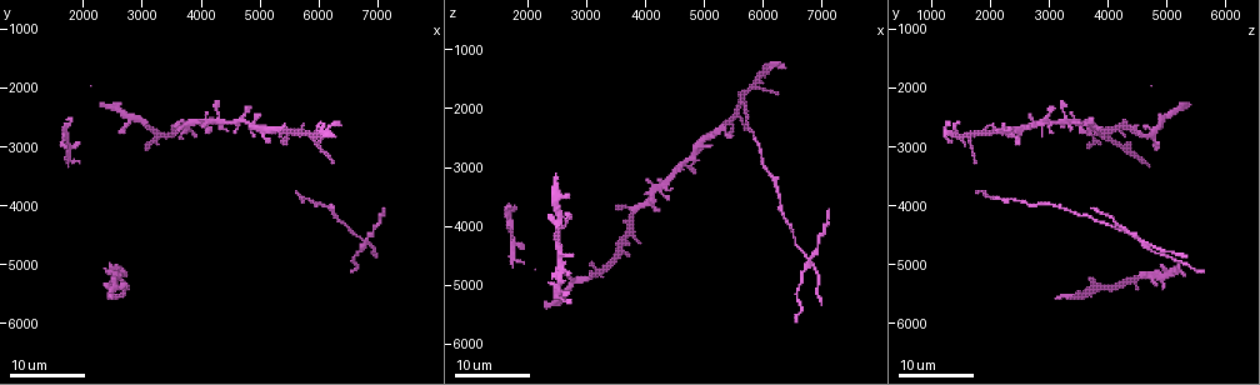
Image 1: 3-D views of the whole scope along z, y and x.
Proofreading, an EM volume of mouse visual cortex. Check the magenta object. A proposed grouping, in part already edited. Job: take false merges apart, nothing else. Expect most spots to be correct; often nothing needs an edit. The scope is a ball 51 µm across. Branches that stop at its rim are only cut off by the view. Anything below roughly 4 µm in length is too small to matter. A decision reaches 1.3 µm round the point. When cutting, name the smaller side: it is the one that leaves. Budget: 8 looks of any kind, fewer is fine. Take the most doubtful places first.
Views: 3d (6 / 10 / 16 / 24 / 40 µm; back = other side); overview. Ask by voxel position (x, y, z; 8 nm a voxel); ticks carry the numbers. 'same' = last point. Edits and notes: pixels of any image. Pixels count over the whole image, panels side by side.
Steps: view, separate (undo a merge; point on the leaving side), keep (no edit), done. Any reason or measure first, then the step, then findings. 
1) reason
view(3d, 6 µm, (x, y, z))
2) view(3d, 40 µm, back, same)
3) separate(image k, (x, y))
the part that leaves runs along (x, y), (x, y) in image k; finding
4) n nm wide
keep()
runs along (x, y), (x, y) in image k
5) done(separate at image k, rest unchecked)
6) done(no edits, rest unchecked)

looks like a crossing
view(3d, 24 µm, (6850, 4650, 4600))

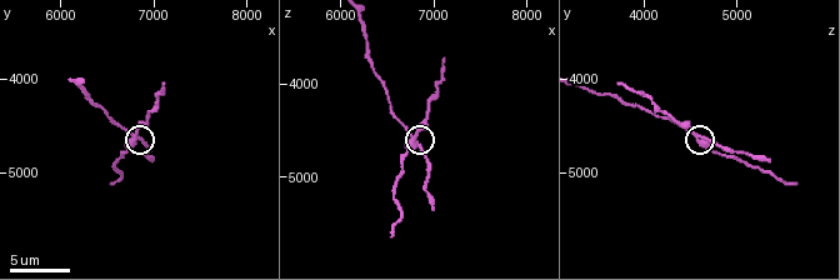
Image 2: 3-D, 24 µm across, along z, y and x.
closer look
view(3d, 10 µm, (6800, 4650, 4550))

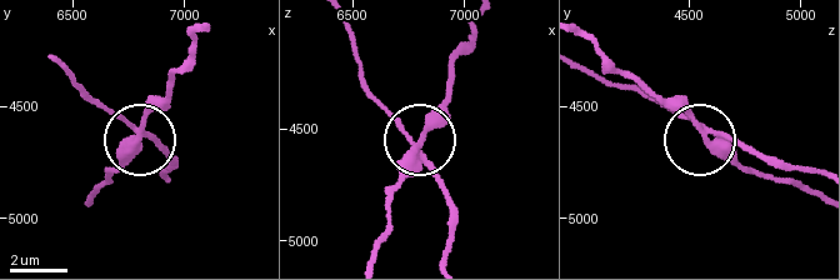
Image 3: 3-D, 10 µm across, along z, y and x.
270 nm wide
separate(image 3, (120, 118))
the part that leaves runs along (710, 133), (641, 93), (584, 71) in image 3; a second cell is stuck on

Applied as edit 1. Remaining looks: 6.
arms run side by side
view(3d, 24 µm, (5800, 2850, 1600))

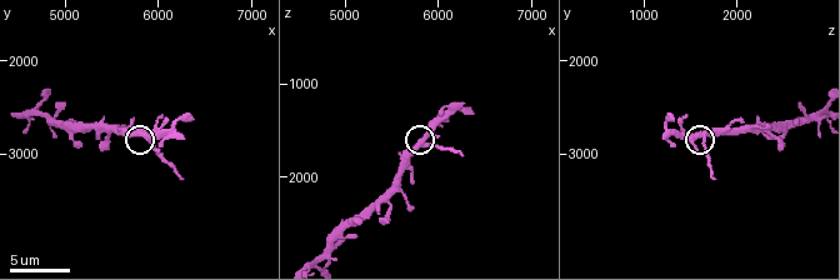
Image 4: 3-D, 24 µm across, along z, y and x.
view(3d, 10 µm, (5850, 2800, 1600))

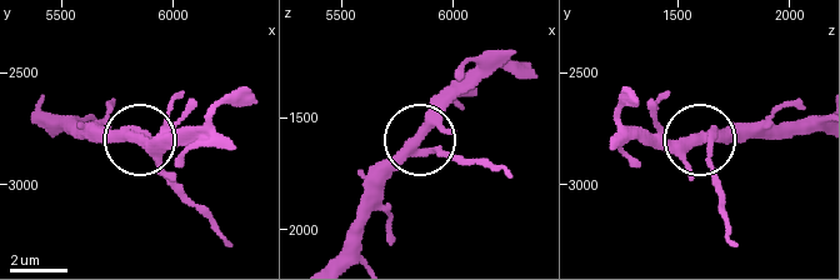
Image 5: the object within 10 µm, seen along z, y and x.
keep()
runs along (44, 125), (94, 125), (140, 139), (199, 139) in image 5; all the same cell

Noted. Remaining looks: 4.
view(3d, 24 µm, (4350, 2600, 3250))

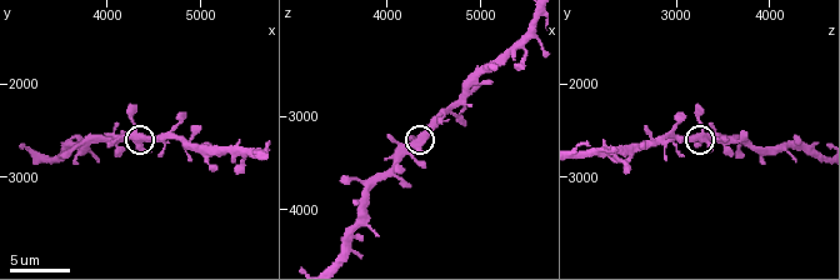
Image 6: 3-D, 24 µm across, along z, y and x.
view(3d, 10 µm, (4350, 2600, 3250))

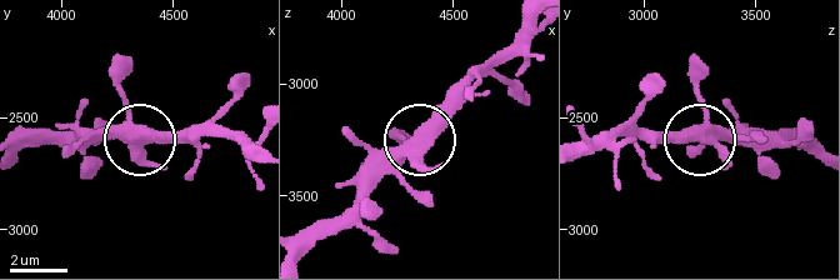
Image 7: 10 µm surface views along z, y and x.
side arm 62 µm
keep()
runs along (416, 138), (479, 74) in image 7; all the same cell

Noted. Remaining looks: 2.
looks like a crossing
view(3d, 6 µm, (5450, 2750, 2200))

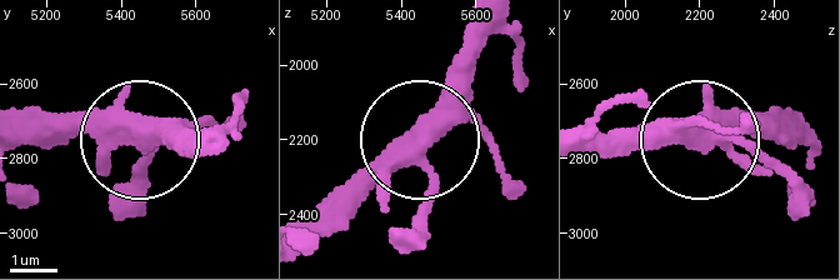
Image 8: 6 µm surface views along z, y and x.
400 nm wide
keep()
runs along (806, 134), (710, 141), (739, 138), (806, 201) in image 8; one cell here

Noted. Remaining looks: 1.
done(separate at image 3, rest unchecked)

